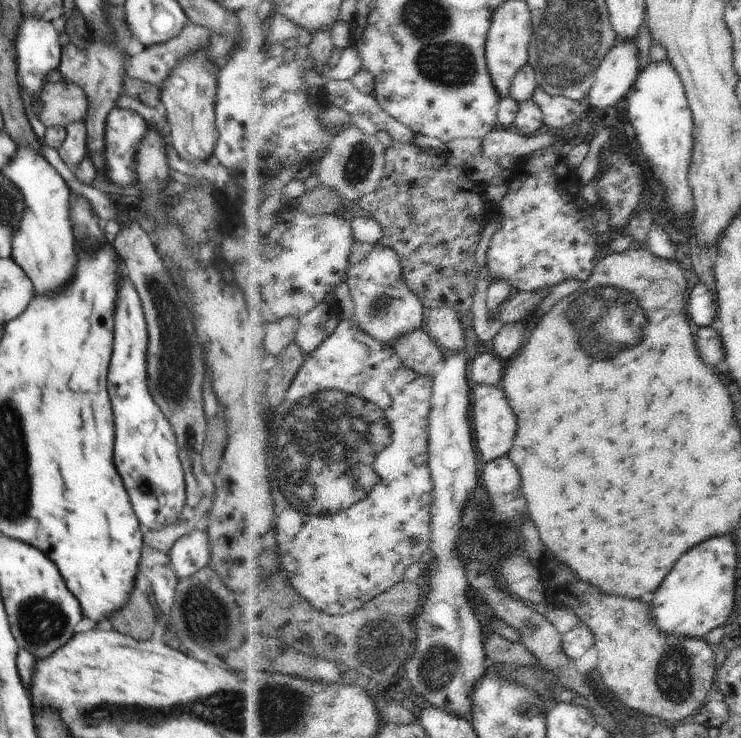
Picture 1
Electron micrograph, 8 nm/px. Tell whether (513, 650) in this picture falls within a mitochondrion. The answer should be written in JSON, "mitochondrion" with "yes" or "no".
{"mitochondrion":"no"}

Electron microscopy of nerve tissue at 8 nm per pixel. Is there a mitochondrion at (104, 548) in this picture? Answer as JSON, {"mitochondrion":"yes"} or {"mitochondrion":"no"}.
{"mitochondrion":"no"}

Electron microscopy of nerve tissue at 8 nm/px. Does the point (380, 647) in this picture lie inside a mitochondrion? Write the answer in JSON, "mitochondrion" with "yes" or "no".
{"mitochondrion":"yes"}

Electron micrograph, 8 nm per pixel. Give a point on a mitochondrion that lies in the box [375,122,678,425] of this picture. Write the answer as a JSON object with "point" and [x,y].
{"point":[609,319]}

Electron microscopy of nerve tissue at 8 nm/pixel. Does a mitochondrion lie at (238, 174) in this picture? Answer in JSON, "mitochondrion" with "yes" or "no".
{"mitochondrion":"no"}

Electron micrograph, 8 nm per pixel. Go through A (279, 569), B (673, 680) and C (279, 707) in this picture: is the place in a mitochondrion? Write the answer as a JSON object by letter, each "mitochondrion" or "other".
{"A":"other","B":"mitochondrion","C":"mitochondrion"}

